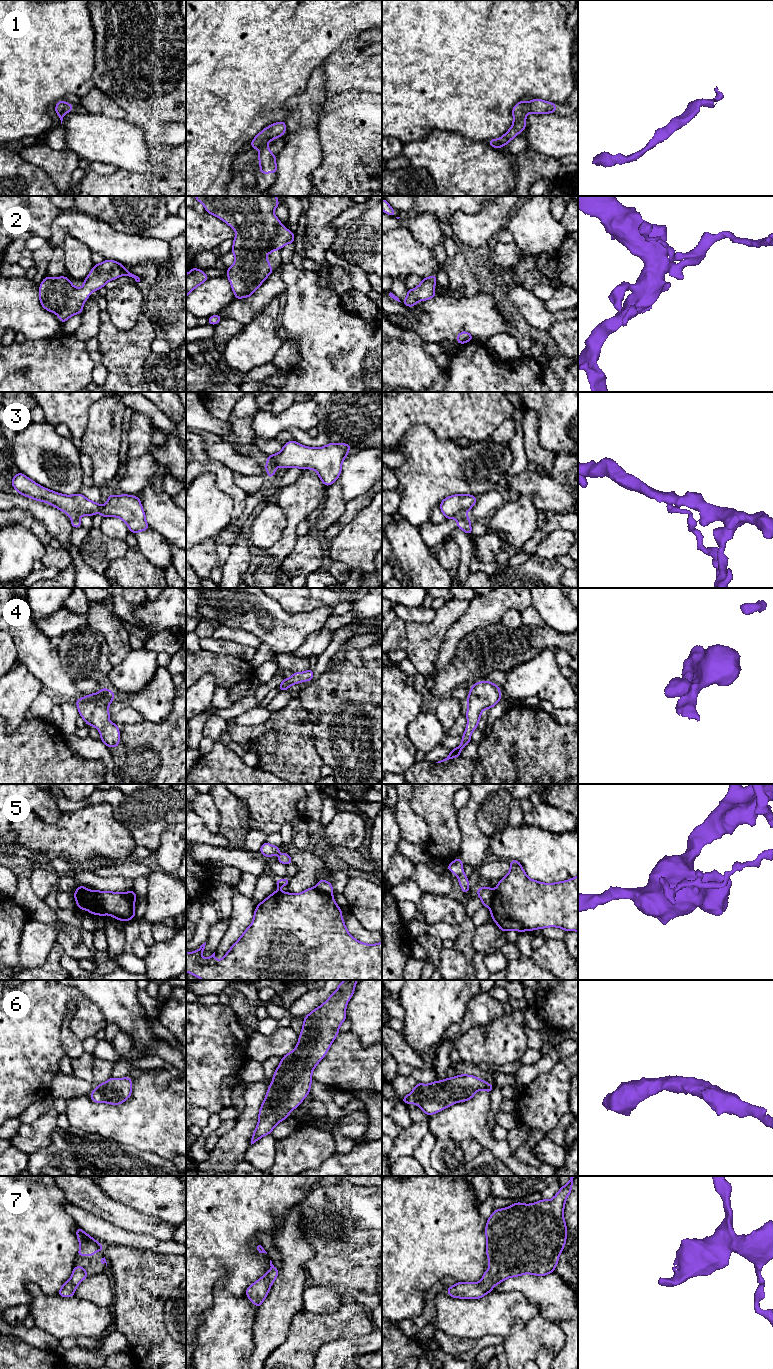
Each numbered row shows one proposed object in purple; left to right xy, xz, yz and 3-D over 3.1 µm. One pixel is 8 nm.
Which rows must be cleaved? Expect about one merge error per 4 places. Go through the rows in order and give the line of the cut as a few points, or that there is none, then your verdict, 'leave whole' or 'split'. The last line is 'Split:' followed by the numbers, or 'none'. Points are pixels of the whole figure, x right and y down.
1: no cut; leave whole
2: no cut; leave whole
3: cut in yz along (465, 514), (456, 518); split
4: no cut; leave whole
5: cut in xz along (315, 887), (332, 896); split
6: no cut; leave whole
7: no cut; leave whole
Split: 3, 5

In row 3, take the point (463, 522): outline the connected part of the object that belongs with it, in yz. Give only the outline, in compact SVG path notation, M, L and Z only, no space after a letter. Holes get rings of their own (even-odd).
M466 515L456 518L457 528L463 530L468 535L472 535L471 521Z

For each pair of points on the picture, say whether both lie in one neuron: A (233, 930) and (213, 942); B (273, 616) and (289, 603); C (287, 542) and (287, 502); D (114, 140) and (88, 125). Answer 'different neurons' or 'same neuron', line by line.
A: different neurons
B: different neurons
C: same neuron
D: same neuron

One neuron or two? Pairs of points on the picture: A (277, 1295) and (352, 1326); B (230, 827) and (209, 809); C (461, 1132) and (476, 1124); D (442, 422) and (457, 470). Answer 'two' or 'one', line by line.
A: two
B: two
C: one
D: two

